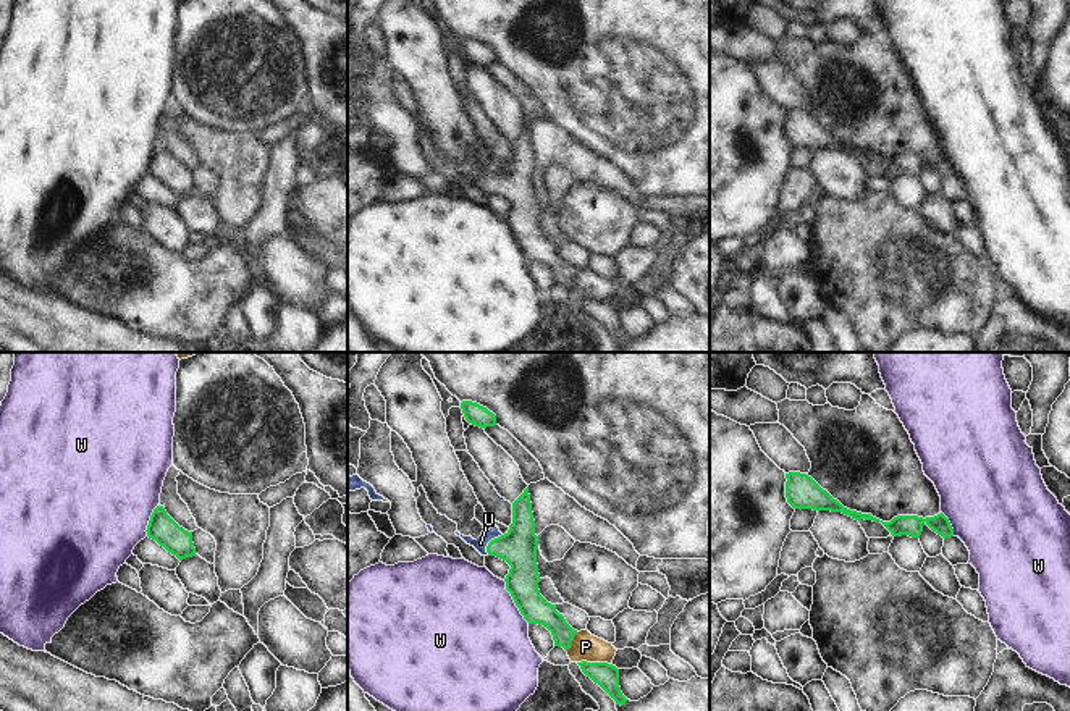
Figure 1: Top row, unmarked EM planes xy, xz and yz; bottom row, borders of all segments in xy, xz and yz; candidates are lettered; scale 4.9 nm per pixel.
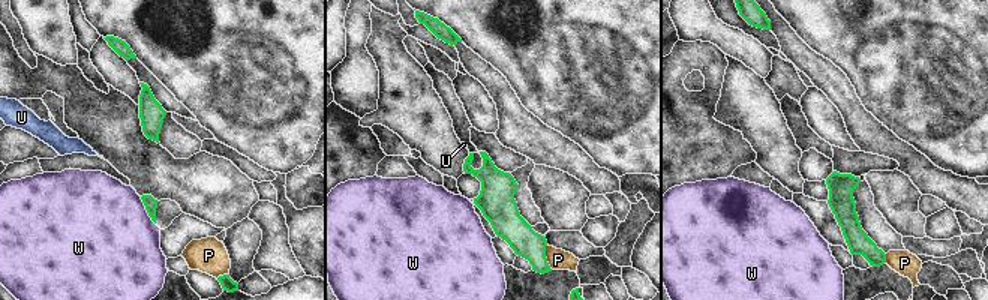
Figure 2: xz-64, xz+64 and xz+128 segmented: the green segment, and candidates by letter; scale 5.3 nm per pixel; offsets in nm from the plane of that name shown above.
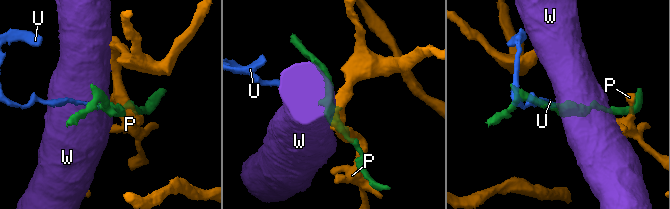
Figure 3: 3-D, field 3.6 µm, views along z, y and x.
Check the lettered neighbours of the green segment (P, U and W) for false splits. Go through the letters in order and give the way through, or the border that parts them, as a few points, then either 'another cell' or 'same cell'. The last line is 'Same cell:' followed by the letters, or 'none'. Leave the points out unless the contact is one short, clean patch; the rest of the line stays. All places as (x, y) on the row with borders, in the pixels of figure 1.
P: border xz (577, 661), (606, 661), (611, 664); another cell
U: way xz (518, 546), (488, 543), (480, 543); same cell
W: border xz (503, 580), (519, 613), (529, 622); another cell
Same cell: U

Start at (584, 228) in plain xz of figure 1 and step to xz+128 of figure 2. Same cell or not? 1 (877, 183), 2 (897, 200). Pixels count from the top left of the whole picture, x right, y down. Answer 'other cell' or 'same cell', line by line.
1: same cell
2: same cell

